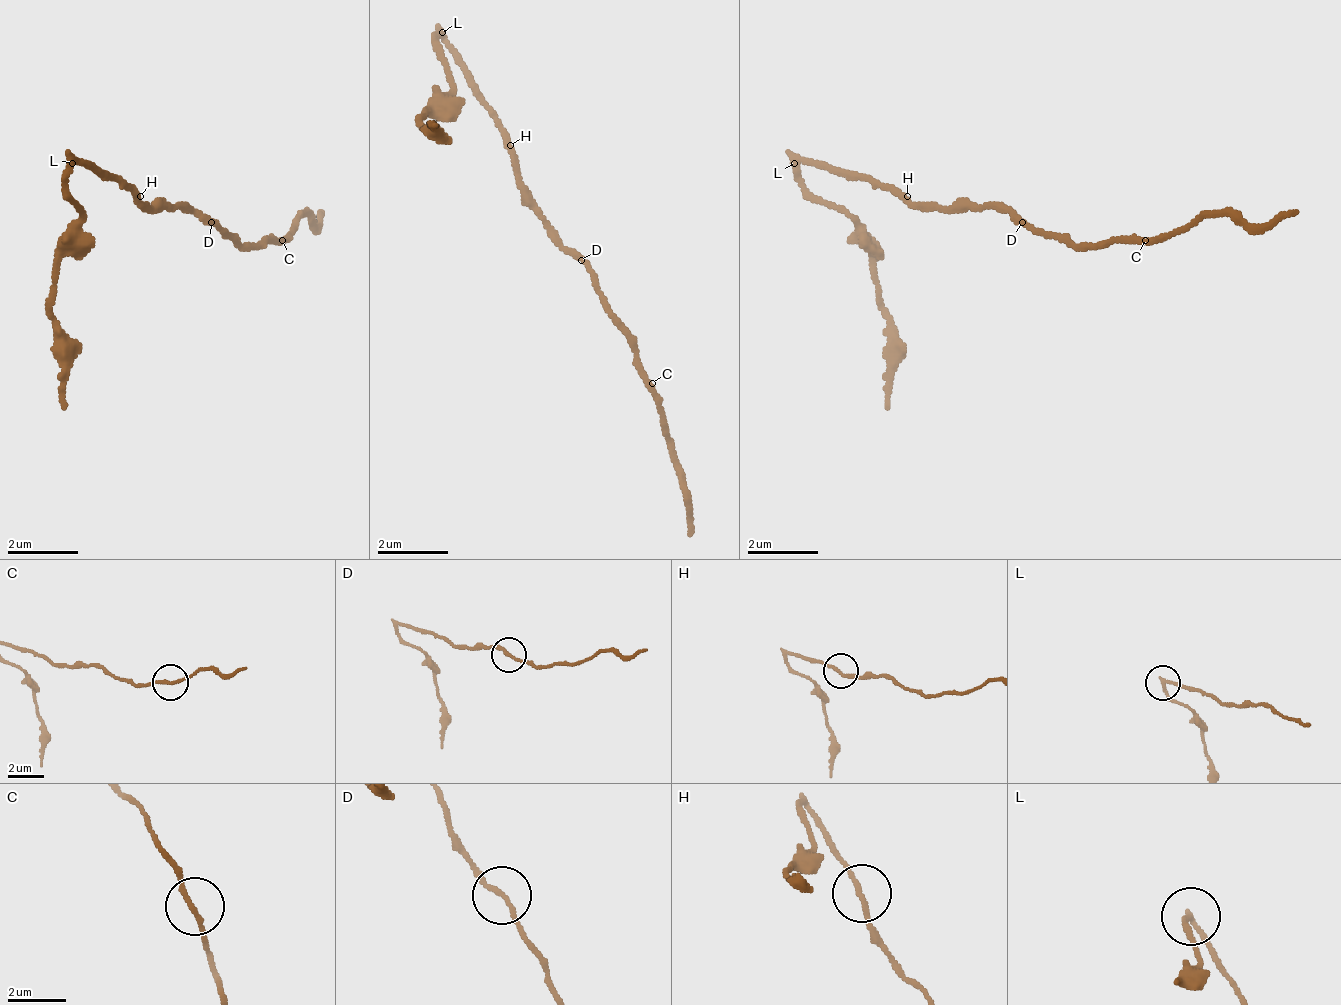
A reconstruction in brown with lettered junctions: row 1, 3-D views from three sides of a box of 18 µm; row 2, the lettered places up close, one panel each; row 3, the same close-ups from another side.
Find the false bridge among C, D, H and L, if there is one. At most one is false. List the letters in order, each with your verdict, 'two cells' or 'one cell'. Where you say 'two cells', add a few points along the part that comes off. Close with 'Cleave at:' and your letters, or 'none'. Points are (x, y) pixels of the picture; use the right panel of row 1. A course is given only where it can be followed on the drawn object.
C: one cell
D: one cell
H: one cell
L: two cells; course (792, 160), (845, 213), (872, 257), (889, 408)
Cleave at: L

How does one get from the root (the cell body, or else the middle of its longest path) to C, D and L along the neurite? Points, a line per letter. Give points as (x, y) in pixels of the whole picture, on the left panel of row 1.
C: (149, 204), (193, 204), (229, 240), (282, 240)
D: (149, 204), (193, 204), (211, 222)
L: (149, 204), (132, 187), (123, 187), (105, 169), (96, 169), (87, 160), (70, 160)

